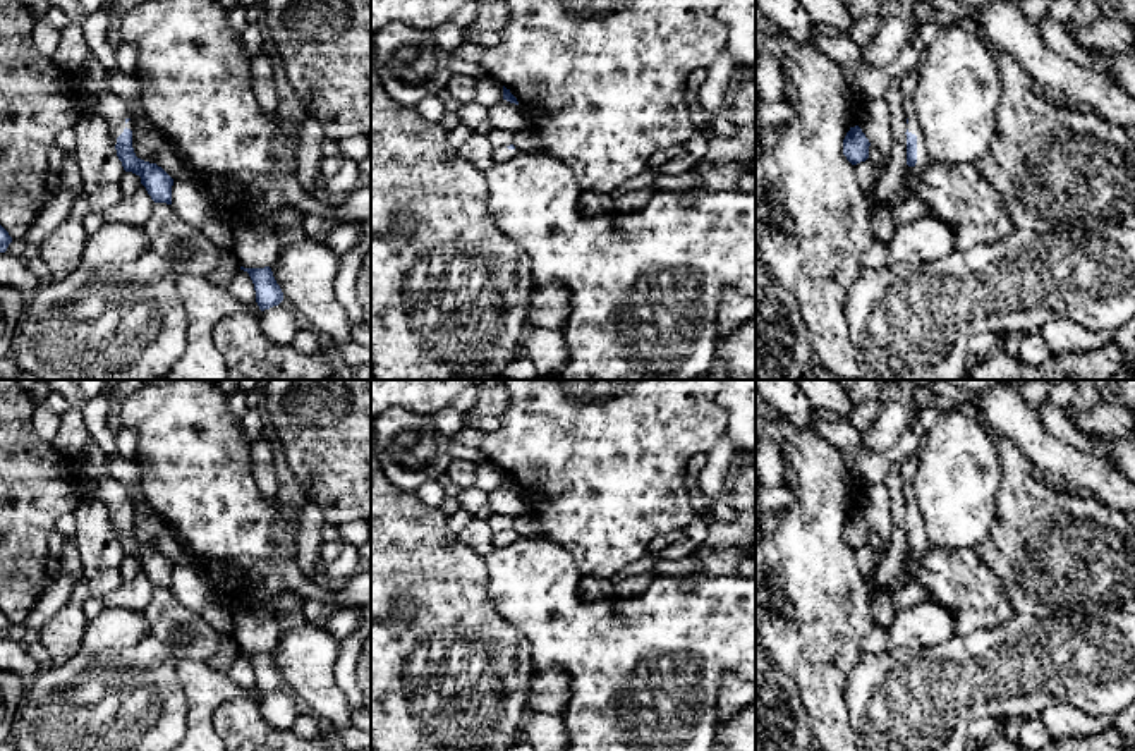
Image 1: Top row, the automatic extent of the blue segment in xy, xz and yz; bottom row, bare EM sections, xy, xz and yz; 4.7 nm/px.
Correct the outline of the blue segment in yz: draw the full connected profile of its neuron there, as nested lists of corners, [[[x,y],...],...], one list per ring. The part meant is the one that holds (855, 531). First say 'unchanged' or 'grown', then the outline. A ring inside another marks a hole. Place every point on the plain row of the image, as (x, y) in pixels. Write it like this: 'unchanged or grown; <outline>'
unchanged; [[[859,510],[850,512],[843,524],[843,540],[852,550],[865,546],[869,543],[869,524]]]

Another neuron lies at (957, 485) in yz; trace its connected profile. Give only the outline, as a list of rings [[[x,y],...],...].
[[[962,409],[939,412],[912,481],[927,543],[975,550],[991,533],[1001,486],[994,438]]]

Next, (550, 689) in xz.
[[[558,667],[534,670],[524,715],[563,715],[570,698],[570,681]]]

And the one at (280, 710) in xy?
[[[280,689],[258,699],[261,717],[266,724],[280,730],[292,730],[302,706]]]

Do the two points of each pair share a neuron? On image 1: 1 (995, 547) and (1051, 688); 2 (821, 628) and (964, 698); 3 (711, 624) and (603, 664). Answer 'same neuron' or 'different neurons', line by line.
1: different neurons
2: different neurons
3: same neuron

